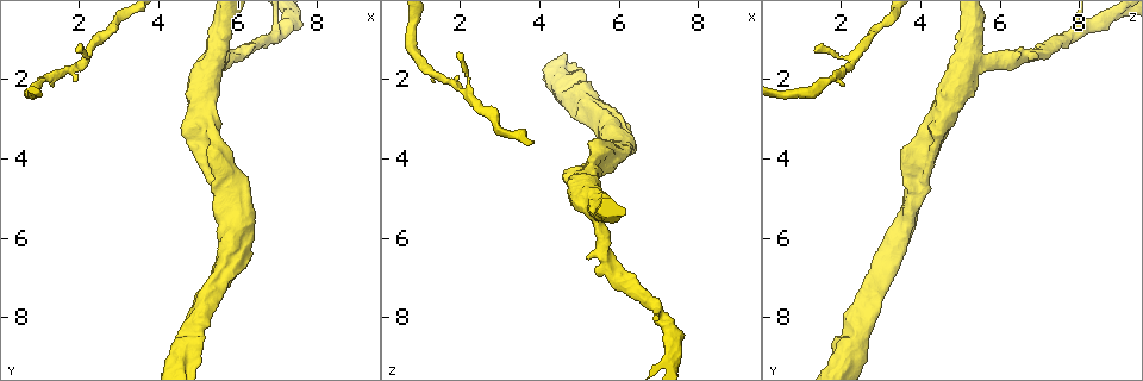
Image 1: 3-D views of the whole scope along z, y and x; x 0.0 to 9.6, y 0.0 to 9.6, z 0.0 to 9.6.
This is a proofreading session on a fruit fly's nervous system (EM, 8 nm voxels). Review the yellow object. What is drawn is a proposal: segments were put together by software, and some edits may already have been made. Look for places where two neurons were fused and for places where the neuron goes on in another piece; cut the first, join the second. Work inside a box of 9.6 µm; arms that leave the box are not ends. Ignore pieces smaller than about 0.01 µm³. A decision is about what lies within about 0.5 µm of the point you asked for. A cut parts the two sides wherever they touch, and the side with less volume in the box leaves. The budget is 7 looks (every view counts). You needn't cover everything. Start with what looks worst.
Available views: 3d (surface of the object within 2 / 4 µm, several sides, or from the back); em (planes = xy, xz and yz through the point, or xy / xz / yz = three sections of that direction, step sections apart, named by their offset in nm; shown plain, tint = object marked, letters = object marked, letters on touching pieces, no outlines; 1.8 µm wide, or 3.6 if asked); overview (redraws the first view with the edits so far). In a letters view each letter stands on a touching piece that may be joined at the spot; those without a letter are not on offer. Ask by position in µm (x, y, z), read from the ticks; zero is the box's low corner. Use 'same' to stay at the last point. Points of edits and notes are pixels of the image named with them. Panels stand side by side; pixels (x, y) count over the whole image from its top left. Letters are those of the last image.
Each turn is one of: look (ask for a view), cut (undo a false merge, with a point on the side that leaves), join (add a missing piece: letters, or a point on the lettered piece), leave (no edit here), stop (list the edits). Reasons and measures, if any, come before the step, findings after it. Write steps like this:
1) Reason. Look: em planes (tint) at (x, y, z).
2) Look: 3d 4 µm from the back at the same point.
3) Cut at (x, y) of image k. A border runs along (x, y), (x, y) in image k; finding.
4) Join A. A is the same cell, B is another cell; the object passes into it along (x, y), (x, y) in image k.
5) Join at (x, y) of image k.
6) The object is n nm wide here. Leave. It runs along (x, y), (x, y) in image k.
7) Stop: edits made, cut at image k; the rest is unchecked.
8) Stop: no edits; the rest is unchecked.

Three-way junction. Look: em 3.6 µm planes (letters) at (5.70, 4.75, 3.80).

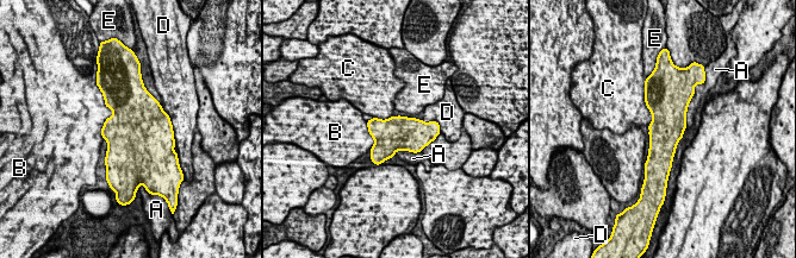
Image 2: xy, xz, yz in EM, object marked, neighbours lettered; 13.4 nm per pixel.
Leave. A, B, C, D and E are other cells; a border runs along (644, 93), (652, 115), (648, 125) in image 2; all the same neuron.

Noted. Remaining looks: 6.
Two arms in line, one across. Look: em planes (plain) at (7.05, 0.90, 7.90).

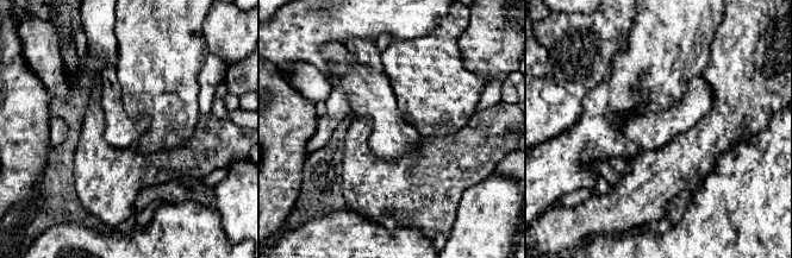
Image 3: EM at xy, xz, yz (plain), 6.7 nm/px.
What lies round it. Look: em planes (letters) at the same point.

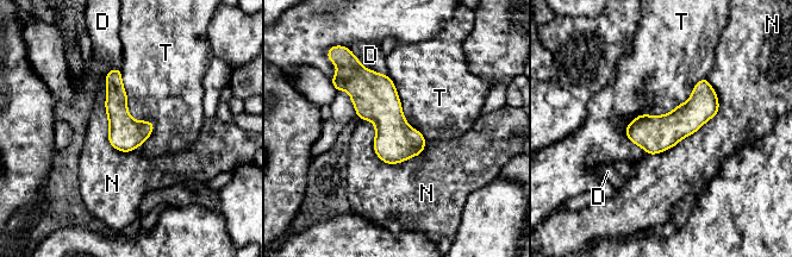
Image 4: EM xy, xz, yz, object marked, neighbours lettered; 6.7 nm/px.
The object is 220 nm wide here. Leave. D, N and T are other cells; one neuron here.

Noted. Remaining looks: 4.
Arms part here. Look: 3d 2 µm at (2.15, 1.45, 2.25).

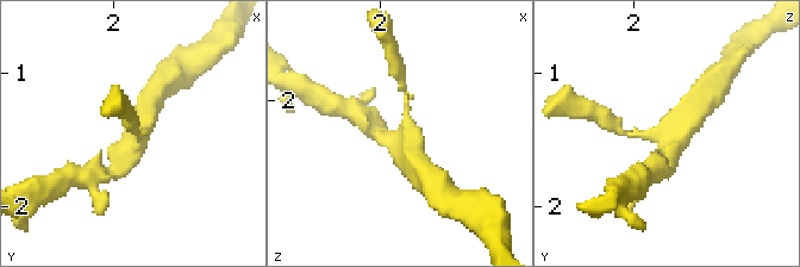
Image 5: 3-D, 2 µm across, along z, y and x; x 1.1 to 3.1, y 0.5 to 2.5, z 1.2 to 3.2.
Need the tissue. Look: em planes (tint) at (2.18, 1.50, 2.28).

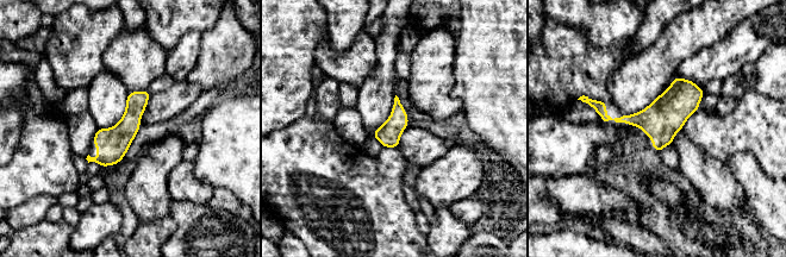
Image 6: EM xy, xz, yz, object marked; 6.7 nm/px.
See the neighbours. Look: em planes (letters) at the same point.

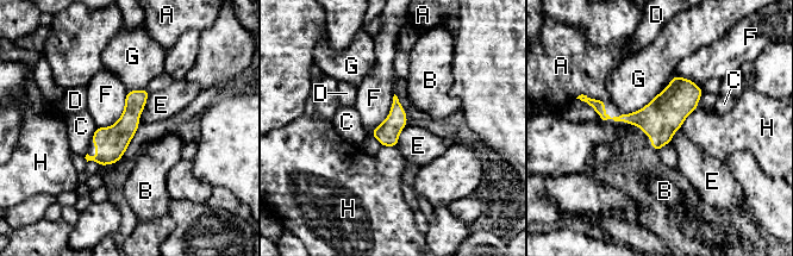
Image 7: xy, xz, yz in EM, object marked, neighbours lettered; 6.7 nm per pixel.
The longest contact is with F, 300 nm. Leave. A, B, C, D, E, F, G and H are other cells; a border runs along (703, 89), (674, 75), (659, 94) in image 7; all the same neuron.

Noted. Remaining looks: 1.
Stop: no edits; the rest is unchecked.

